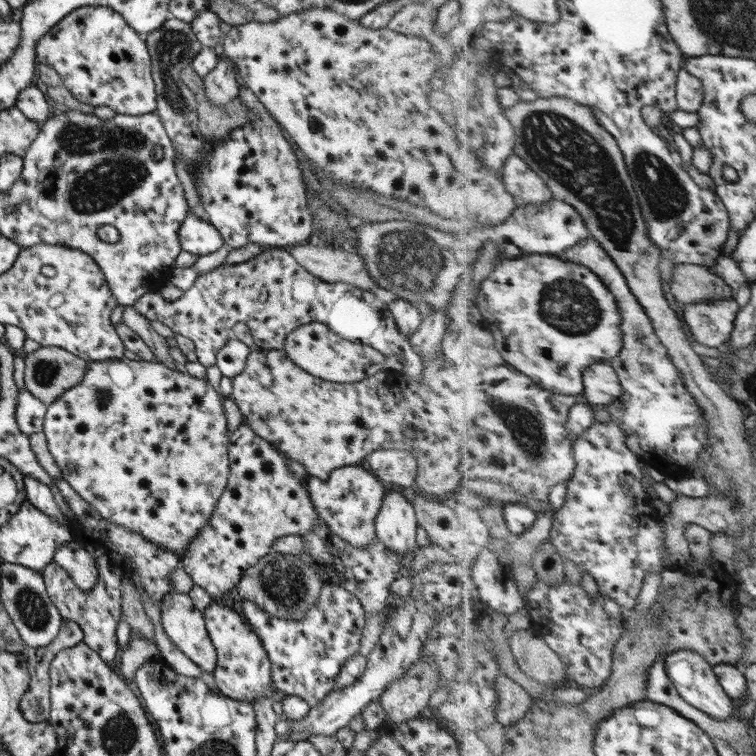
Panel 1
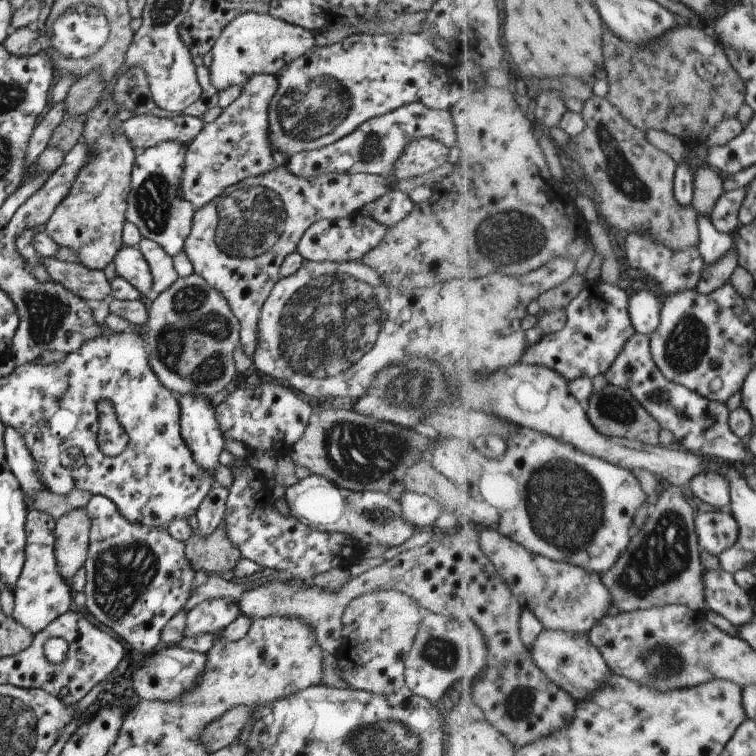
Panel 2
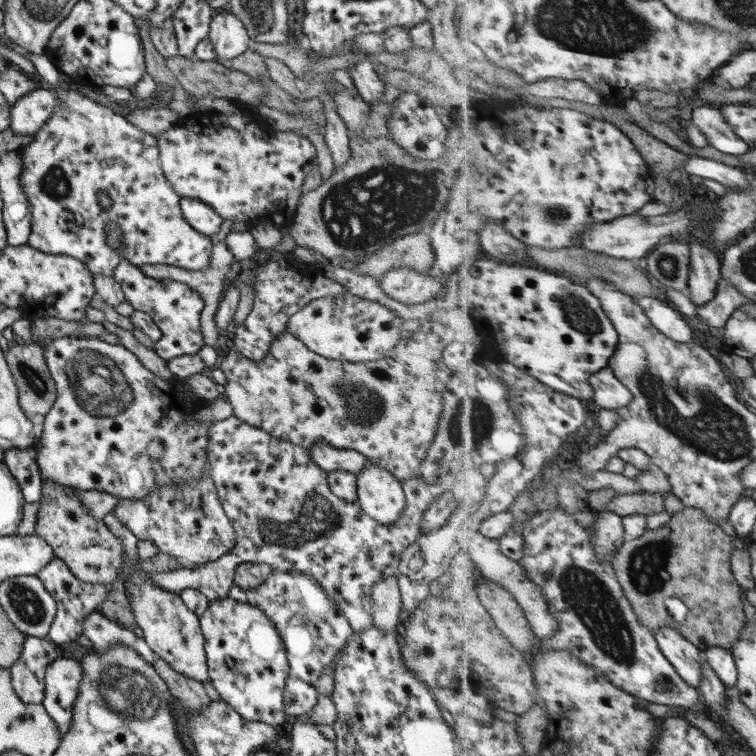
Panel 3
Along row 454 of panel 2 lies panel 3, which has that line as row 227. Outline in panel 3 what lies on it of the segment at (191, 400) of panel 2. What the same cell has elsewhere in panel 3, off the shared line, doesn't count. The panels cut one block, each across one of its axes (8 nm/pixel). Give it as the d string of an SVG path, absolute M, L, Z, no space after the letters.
M180 197L179 206L185 222L201 235L213 236L219 230L222 218L209 205L189 197Z

